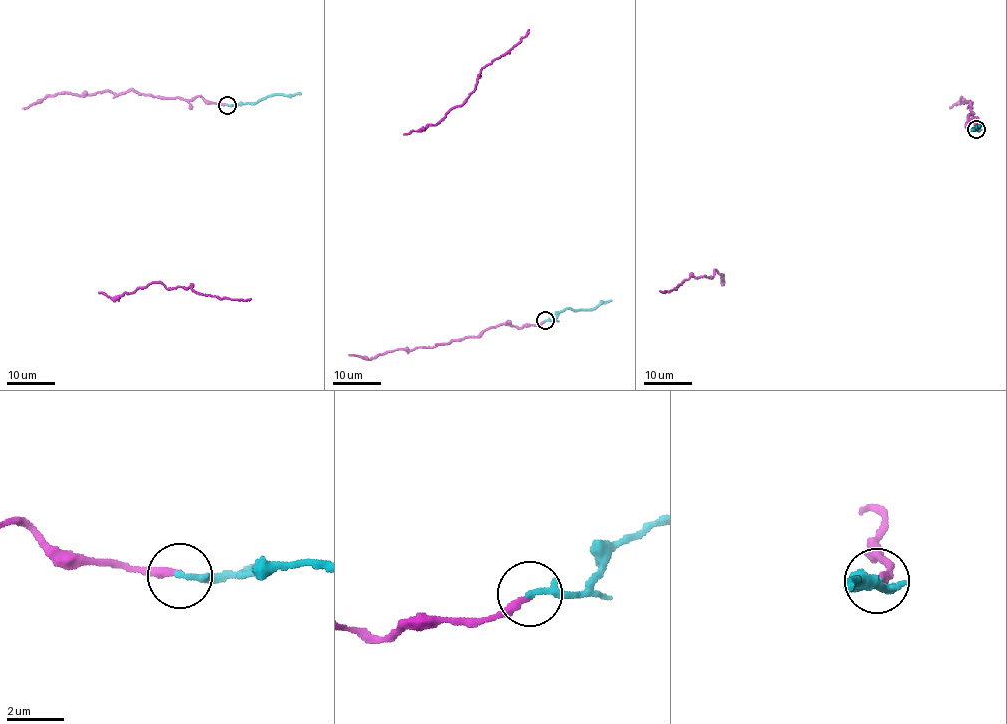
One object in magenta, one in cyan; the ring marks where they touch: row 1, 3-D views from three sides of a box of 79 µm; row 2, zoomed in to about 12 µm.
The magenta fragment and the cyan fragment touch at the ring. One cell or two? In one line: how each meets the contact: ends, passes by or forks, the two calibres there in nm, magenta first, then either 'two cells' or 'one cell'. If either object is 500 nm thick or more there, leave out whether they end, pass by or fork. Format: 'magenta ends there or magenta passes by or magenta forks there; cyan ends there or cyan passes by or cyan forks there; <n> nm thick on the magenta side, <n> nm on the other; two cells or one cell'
magenta ends there; cyan ends there; 280 nm thick on the magenta side, 240 nm on the other; one cell

